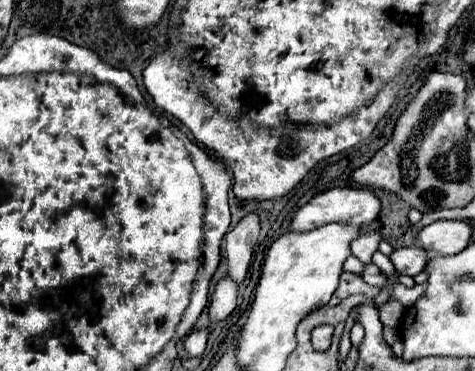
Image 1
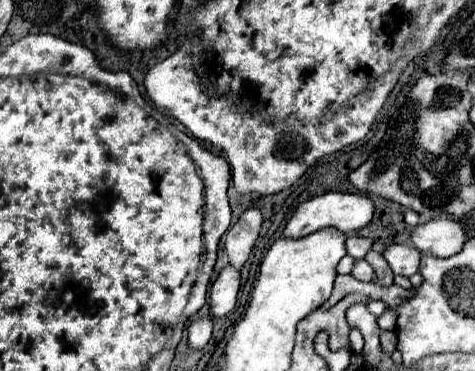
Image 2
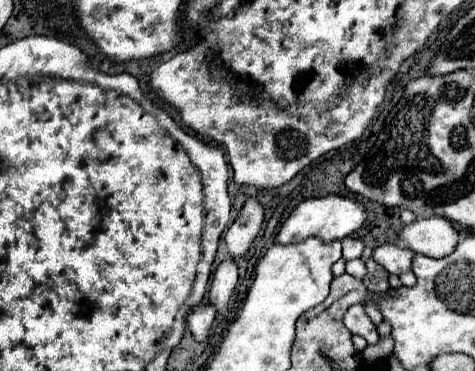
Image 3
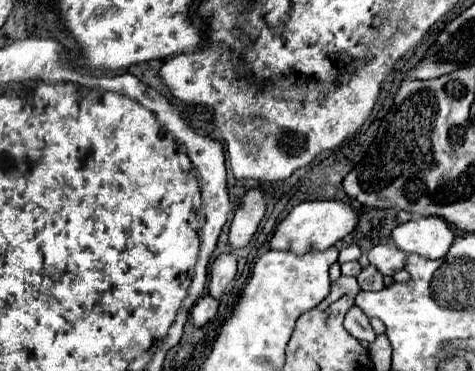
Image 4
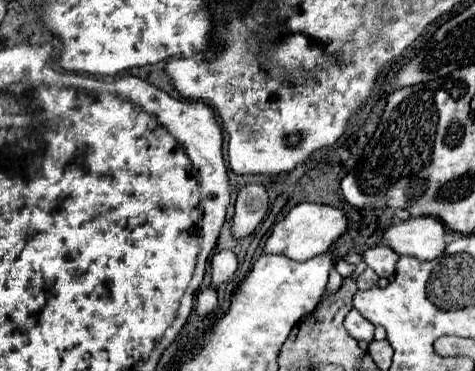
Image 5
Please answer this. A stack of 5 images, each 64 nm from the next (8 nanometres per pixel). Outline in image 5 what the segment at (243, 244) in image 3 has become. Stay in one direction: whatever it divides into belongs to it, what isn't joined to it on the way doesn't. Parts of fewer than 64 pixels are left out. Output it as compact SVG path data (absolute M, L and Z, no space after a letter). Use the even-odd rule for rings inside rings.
M248 184L238 192L236 212L232 218L234 238L244 238L254 232L268 212L268 192L262 184Z

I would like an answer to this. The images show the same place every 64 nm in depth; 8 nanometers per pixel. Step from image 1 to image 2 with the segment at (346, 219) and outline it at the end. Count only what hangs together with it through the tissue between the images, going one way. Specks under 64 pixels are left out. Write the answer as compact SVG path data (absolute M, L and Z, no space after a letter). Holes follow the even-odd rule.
M326 192L322 196L314 196L310 200L302 202L294 210L292 218L286 222L282 236L284 238L304 238L304 236L324 230L324 228L334 228L342 234L350 234L350 232L364 228L372 220L372 214L374 214L374 206L372 206L372 200L366 196L348 194L348 192Z

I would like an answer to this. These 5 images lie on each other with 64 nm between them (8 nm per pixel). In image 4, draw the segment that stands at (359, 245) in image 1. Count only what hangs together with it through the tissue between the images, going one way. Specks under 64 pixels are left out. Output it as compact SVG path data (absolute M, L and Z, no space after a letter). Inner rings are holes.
M356 244L344 246L344 248L340 250L340 258L338 258L338 262L340 262L340 264L342 264L342 262L356 262L361 254L361 249L358 248Z

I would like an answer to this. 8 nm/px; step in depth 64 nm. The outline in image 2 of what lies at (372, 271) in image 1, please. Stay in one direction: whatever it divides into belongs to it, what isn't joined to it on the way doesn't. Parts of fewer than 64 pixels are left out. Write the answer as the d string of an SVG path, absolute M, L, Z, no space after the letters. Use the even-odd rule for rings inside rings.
M354 260L354 266L352 266L352 272L350 272L354 278L358 280L366 280L370 282L374 278L374 272L372 272L372 266L366 262L366 260Z

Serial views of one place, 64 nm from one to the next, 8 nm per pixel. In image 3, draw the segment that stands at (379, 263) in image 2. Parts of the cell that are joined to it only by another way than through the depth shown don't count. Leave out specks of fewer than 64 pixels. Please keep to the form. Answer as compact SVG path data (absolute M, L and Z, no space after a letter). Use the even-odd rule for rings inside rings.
M366 260L366 276L362 278L362 282L370 292L386 292L390 288L388 272L382 266L378 266L374 260Z

